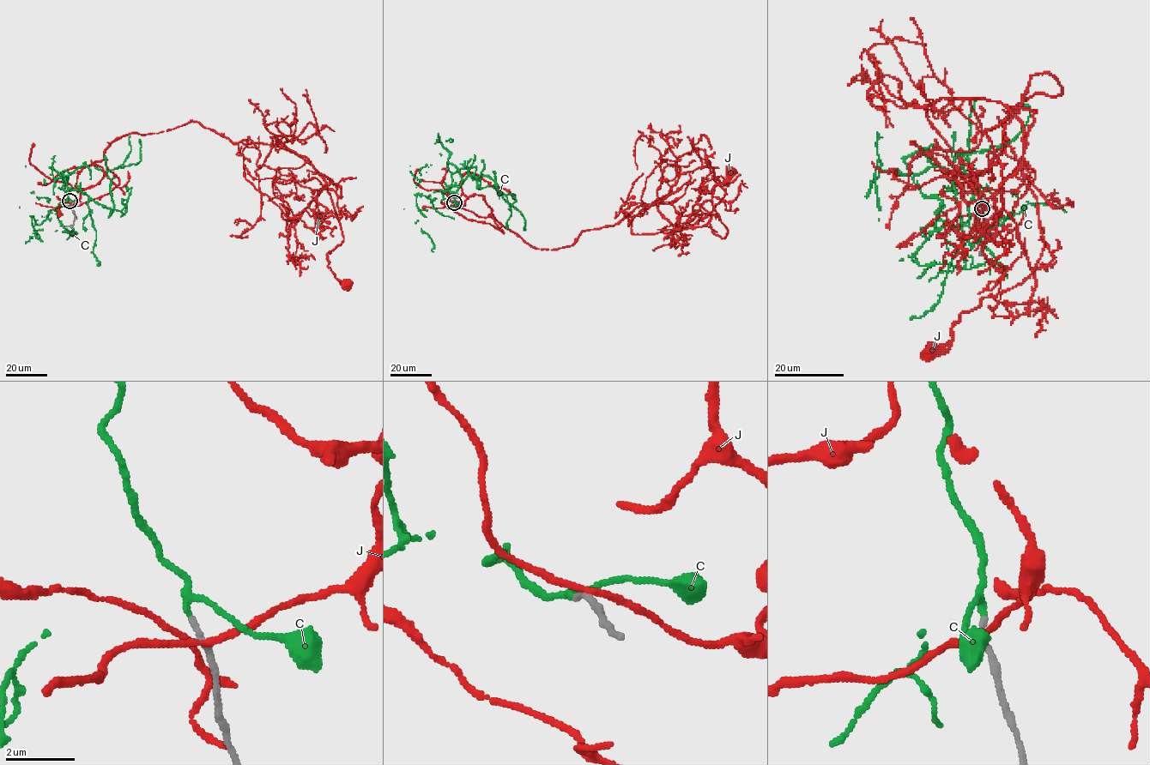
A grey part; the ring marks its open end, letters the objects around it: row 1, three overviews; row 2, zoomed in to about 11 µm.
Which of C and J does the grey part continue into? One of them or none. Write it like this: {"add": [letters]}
{"add": ["C"]}

